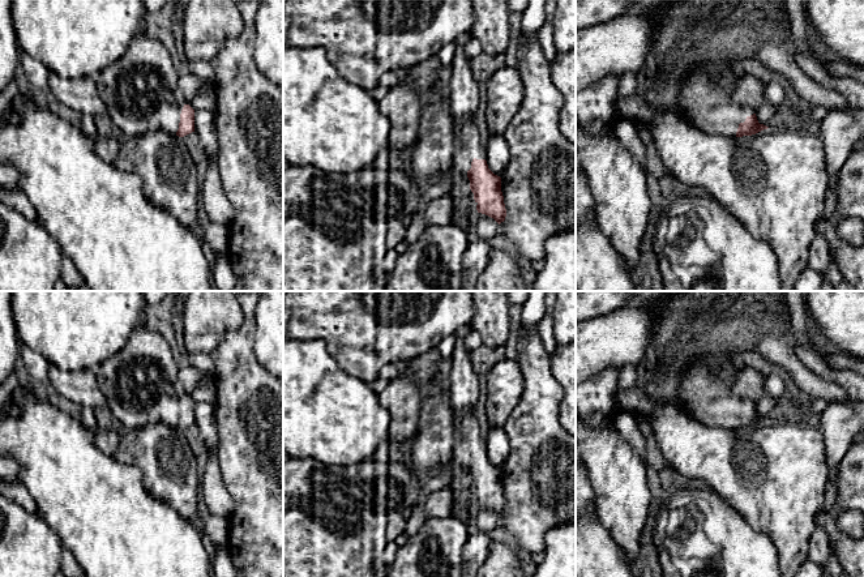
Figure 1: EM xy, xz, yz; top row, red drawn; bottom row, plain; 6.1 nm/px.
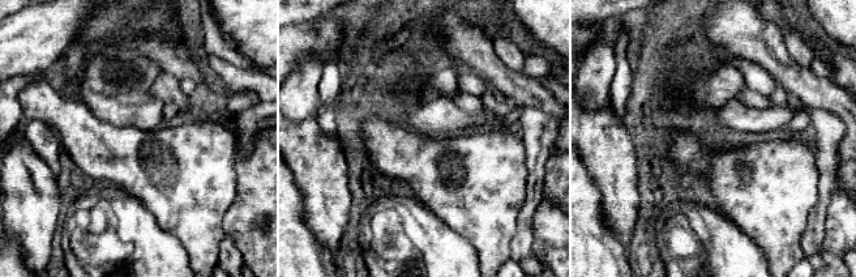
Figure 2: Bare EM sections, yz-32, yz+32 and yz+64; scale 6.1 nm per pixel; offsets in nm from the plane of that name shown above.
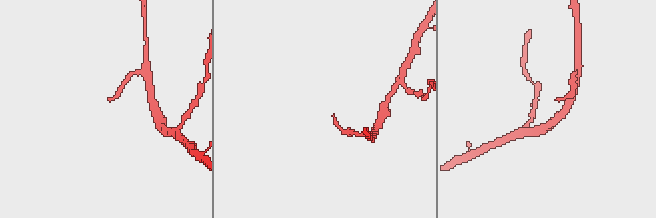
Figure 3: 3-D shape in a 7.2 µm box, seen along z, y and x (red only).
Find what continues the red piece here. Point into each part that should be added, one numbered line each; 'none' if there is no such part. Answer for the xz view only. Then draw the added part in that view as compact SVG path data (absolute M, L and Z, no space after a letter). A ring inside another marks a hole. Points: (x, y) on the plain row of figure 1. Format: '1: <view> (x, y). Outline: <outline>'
1: xz (441, 441). Outline: M440 375L435 376L424 386L409 467L419 482L425 483L442 470L467 467L474 450L486 452L475 415L466 413L457 419L450 396L441 388Z

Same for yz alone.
1: yz (708, 385). Outline: M705 345L702 358L694 350L683 355L679 396L690 416L710 427L736 428L739 416L753 407L754 401L736 388L743 363L735 351Z

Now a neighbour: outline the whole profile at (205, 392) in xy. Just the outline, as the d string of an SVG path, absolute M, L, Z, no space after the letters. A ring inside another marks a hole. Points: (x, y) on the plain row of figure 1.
M205 380L197 388L192 390L188 396L194 403L197 402L208 402L214 405L217 401L217 392L214 380Z

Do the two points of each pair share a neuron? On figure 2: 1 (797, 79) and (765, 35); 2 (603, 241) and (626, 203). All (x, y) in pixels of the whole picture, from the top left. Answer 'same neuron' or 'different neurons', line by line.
1: same neuron
2: different neurons

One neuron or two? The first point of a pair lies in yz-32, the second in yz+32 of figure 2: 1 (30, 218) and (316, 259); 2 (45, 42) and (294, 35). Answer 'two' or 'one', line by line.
1: two
2: one

